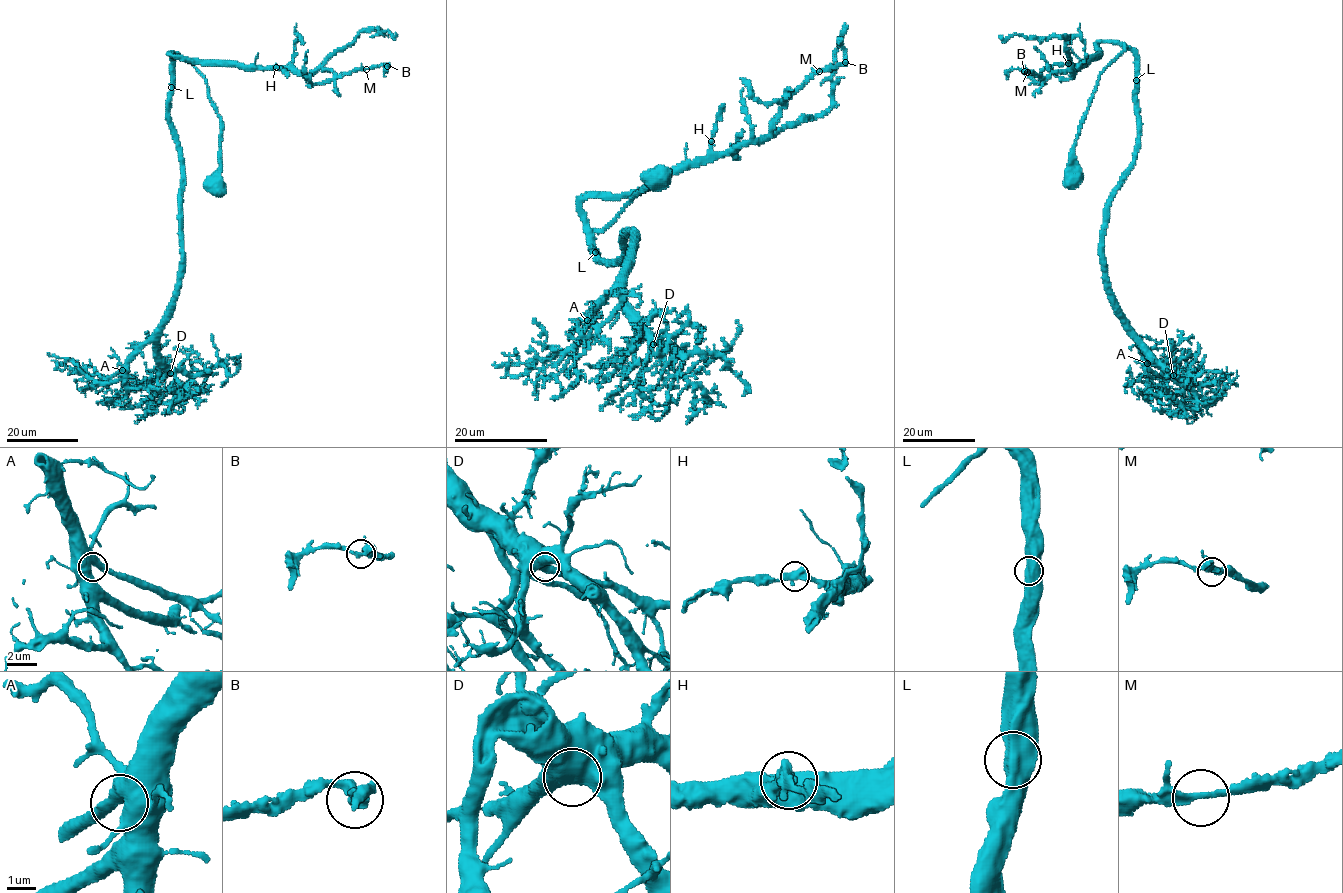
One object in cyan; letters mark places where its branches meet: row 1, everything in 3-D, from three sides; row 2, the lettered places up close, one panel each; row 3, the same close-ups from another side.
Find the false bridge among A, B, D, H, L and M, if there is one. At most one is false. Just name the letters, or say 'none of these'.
none of these

